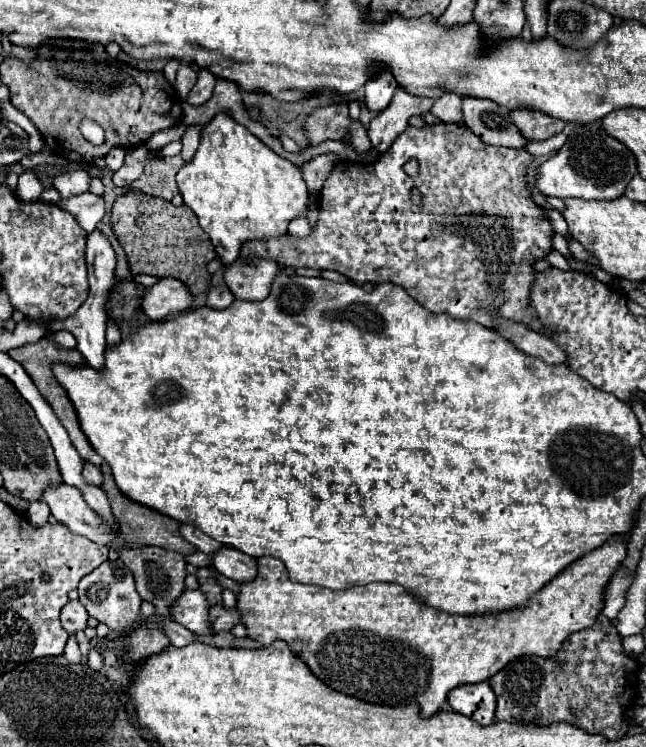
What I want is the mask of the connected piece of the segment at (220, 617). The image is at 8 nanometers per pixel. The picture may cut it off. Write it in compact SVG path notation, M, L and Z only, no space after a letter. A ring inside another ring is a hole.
M221 604L211 606L211 610L209 610L209 626L213 628L213 632L231 630L237 622L239 622L239 612L235 608L225 610Z

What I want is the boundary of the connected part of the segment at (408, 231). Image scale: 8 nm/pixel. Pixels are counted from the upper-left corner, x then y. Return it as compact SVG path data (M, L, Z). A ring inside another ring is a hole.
M437 124L437 126L425 126L421 130L409 126L405 132L401 132L401 136L397 136L397 140L391 144L391 148L387 152L383 152L375 162L363 164L363 162L351 162L351 160L341 160L335 164L331 176L325 180L321 192L319 192L319 220L317 224L311 228L309 236L305 238L297 238L293 234L283 234L277 238L265 238L265 240L247 240L241 246L239 256L241 258L269 258L275 260L277 264L283 264L285 268L319 268L319 270L335 270L341 272L345 276L349 276L355 284L361 282L391 282L397 286L403 286L407 290L407 294L417 300L421 306L425 306L429 312L435 314L449 314L451 318L461 318L461 320L475 320L487 328L493 328L493 314L499 312L503 318L507 320L515 320L521 322L537 332L543 330L541 322L537 320L537 316L533 316L533 312L527 306L527 296L529 296L529 286L533 282L533 268L531 262L535 258L543 258L549 250L551 250L551 234L553 228L551 224L543 218L539 206L531 200L527 182L525 182L525 168L527 164L533 160L533 156L529 152L523 150L515 150L515 148L497 148L497 146L489 146L483 144L477 136L473 136L473 132L469 132L469 128L459 126L459 124ZM409 158L417 158L419 160L419 176L411 178L405 174L403 164ZM411 188L421 188L423 194L423 202L421 206L415 206L409 200Z

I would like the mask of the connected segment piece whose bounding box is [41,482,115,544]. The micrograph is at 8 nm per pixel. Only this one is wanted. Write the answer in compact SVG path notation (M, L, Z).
M65 482L51 484L41 494L41 500L49 504L51 514L65 524L71 532L81 534L97 544L107 544L113 540L115 530L105 524L85 502L79 488L73 488Z

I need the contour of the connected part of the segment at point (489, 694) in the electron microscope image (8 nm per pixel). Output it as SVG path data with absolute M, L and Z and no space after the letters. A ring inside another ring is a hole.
M489 682L463 684L449 692L447 702L463 716L469 716L481 726L489 726L495 720L495 694Z

